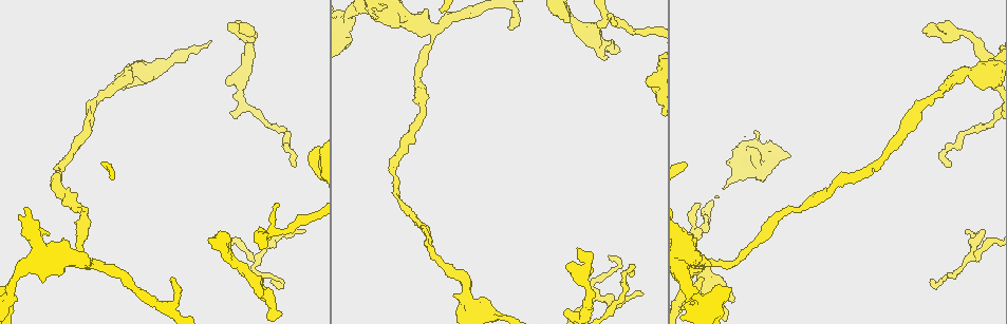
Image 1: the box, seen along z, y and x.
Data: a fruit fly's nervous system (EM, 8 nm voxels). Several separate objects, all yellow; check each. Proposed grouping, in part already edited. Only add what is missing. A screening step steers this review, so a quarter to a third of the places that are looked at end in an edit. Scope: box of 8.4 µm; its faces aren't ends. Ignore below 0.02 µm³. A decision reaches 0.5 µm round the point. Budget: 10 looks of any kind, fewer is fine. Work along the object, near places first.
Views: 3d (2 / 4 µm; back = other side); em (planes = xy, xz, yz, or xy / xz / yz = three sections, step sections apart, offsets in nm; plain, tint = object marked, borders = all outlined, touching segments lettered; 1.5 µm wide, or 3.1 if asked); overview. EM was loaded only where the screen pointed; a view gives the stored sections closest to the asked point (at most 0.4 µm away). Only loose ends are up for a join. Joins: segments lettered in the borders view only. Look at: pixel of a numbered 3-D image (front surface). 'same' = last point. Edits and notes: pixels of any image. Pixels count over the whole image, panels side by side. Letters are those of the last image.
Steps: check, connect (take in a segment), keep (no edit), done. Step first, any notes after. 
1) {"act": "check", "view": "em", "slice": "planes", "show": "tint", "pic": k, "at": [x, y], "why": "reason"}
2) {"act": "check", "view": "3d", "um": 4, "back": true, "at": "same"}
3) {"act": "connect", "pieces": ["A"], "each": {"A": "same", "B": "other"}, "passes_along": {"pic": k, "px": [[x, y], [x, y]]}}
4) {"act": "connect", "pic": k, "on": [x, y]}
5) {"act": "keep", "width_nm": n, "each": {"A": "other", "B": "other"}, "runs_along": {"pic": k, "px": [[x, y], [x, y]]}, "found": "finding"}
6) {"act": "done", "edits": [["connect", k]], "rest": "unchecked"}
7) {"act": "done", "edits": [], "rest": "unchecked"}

{"act": "check", "view": "em", "slice": "xy", "step": 4, "show": "tint", "pic": 1, "at": [604, 57], "why": "free end"}

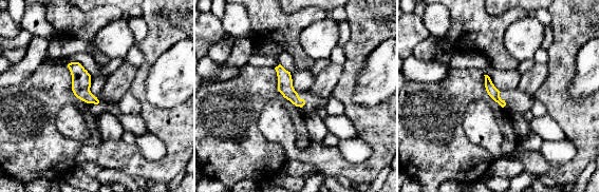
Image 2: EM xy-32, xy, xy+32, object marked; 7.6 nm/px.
{"act": "check", "view": "em", "slice": "planes", "show": "borders", "at": "same"}

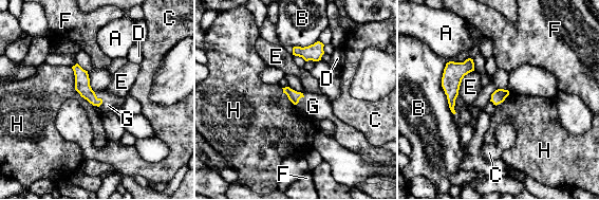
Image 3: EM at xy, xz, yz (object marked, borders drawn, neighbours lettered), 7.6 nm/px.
{"act": "connect", "pieces": ["G"], "each": {"A": "other", "B": "other", "C": "other", "D": "other", "E": "other", "F": "other", "G": "same", "H": "other"}, "passes_along": {"pic": 3, "px": [[82, 86], [100, 98], [110, 102]]}, "found": "it goes on there"}

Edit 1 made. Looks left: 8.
{"act": "check", "view": "overview"}

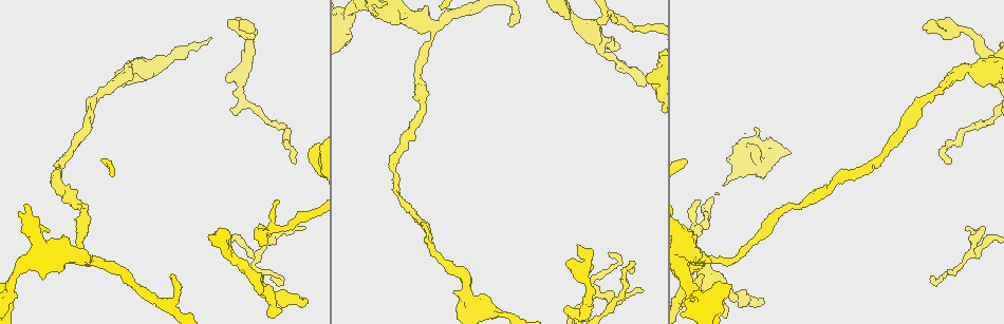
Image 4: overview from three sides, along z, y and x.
{"act": "check", "view": "3d", "um": 4, "pic": 4, "at": [273, 205], "why": "free end"}

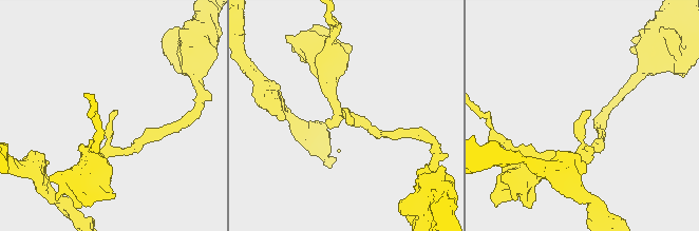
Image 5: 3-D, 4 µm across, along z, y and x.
{"act": "check", "view": "em", "slice": "planes", "show": "tint", "pic": 5, "at": [349, 124], "why": "need the tissue"}

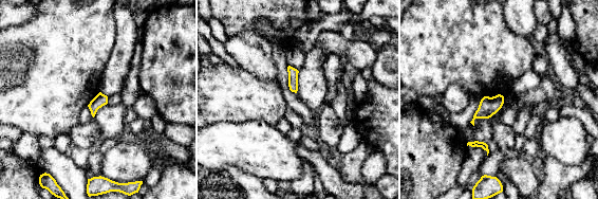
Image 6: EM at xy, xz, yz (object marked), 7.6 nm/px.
{"act": "check", "view": "em", "slice": "planes", "show": "borders", "at": "same", "why": "what lies round it"}

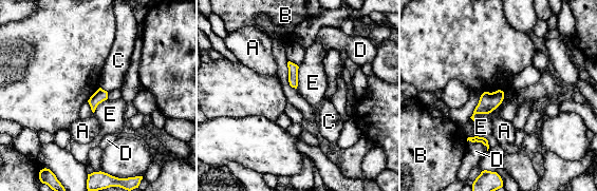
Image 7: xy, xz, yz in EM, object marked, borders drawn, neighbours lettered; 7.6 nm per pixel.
{"act": "keep", "each": {"A": "other", "B": "other", "C": "other", "D": "other", "E": "other"}, "border": {"pic": 7, "px": [[500, 103], [490, 112], [470, 118]]}, "found": "no lettered segment goes on from it"}

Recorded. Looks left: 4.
{"act": "check", "view": "em", "slice": "xz", "step": 8, "show": "borders", "pic": 4, "at": [271, 277], "why": "tapers out"}

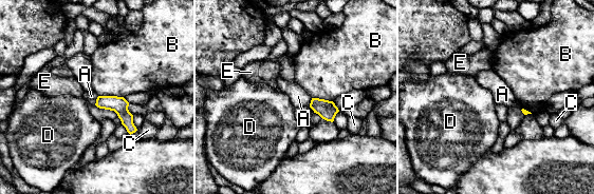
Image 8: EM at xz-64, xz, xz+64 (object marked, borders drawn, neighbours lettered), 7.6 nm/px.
{"act": "keep", "longest_contact_nm": ["B", 190], "each": {"A": "other", "B": "other", "C": "other", "D": "other", "E": "other"}, "runs_along": {"pic": 8, "px": [[99, 99], [112, 102], [133, 129]]}, "found": "no lettered segment goes on from it"}

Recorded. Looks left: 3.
{"act": "check", "view": "em", "slice": "planes", "show": "tint", "pic": 4, "at": [631, 271]}

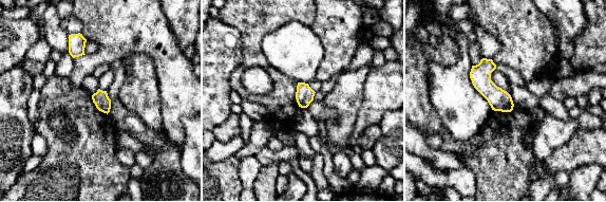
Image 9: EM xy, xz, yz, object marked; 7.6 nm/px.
{"act": "check", "view": "em", "slice": "planes", "show": "borders", "at": "same"}

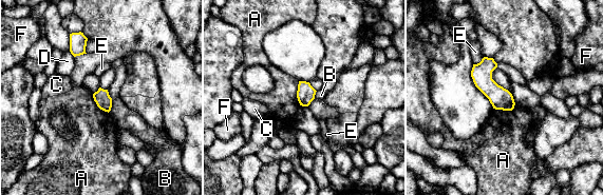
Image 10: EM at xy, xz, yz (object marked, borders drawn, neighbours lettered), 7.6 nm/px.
{"act": "keep", "each": {"A": "other", "B": "other", "C": "other", "D": "other", "E": "other", "F": "other"}, "border": {"pic": 10, "px": [[298, 81], [297, 100], [300, 104]]}, "found": "no lettered segment goes on from it"}

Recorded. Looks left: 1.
{"act": "done", "edits": [["connect", 3]], "rest": "unchecked"}

